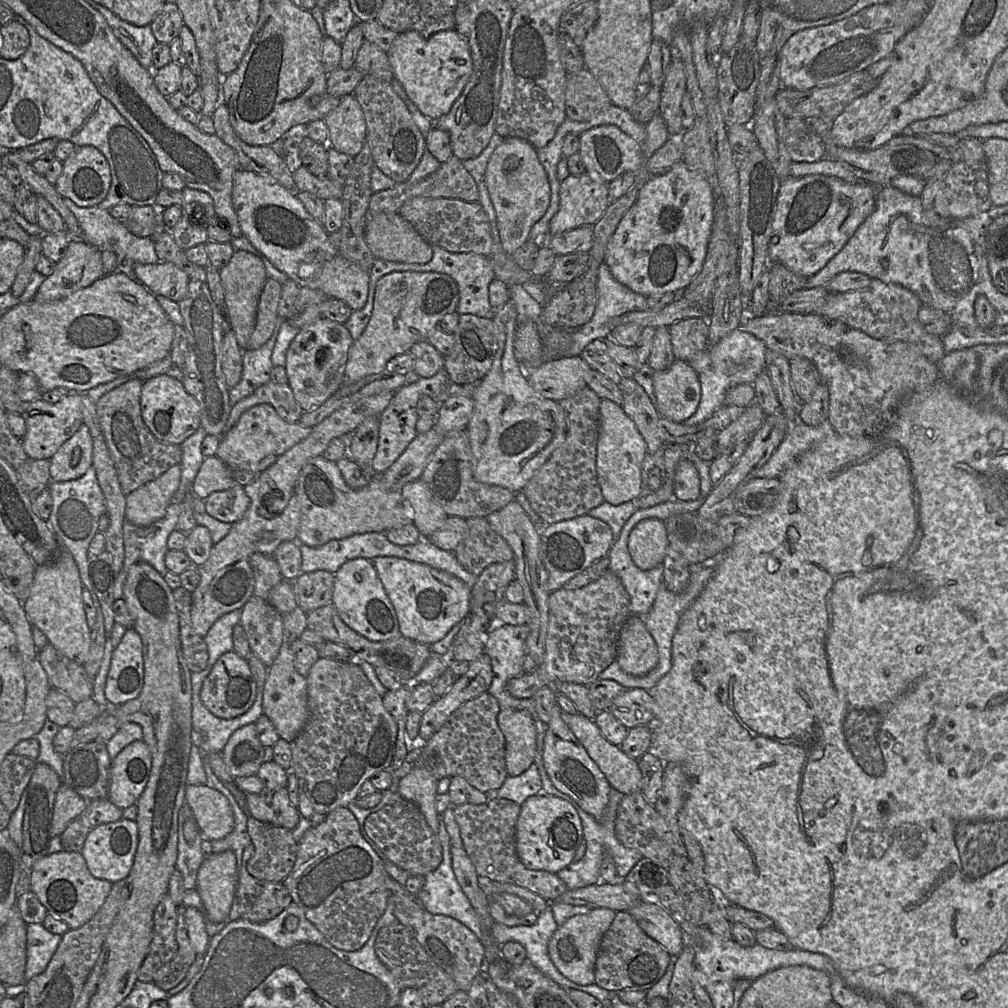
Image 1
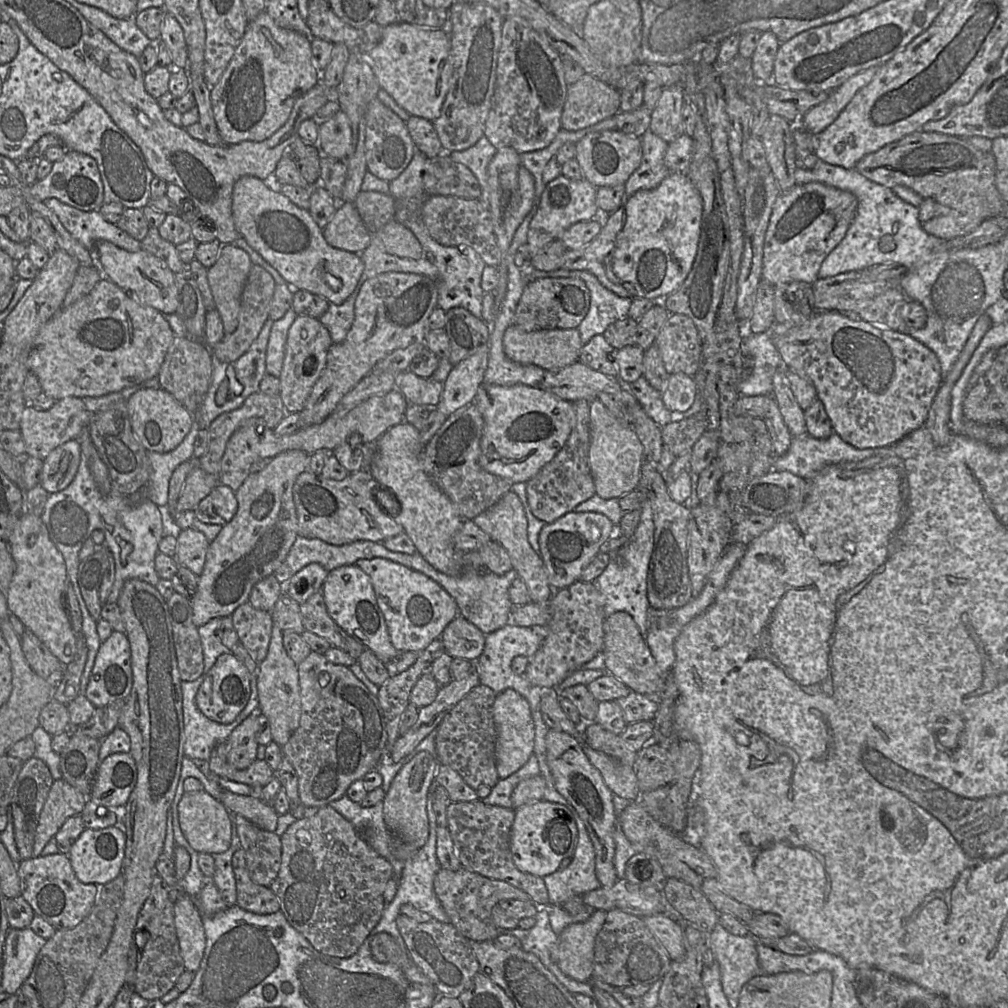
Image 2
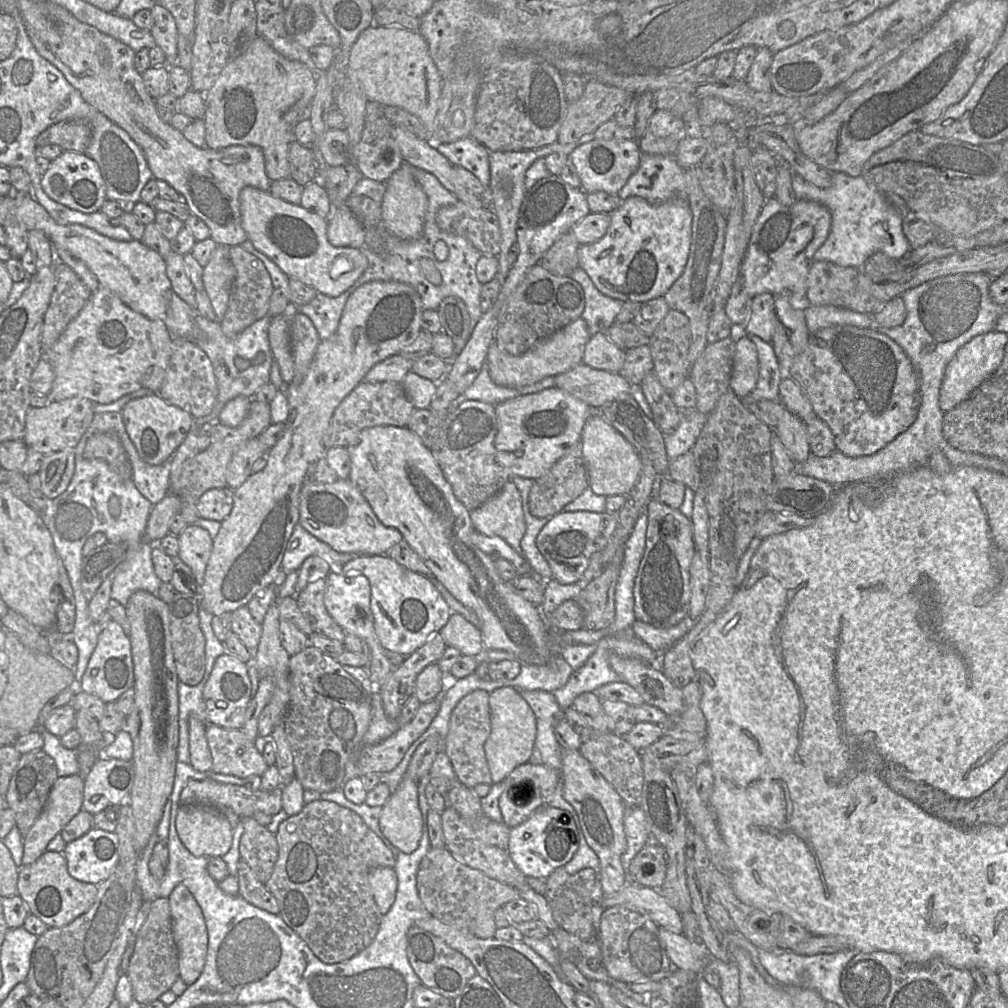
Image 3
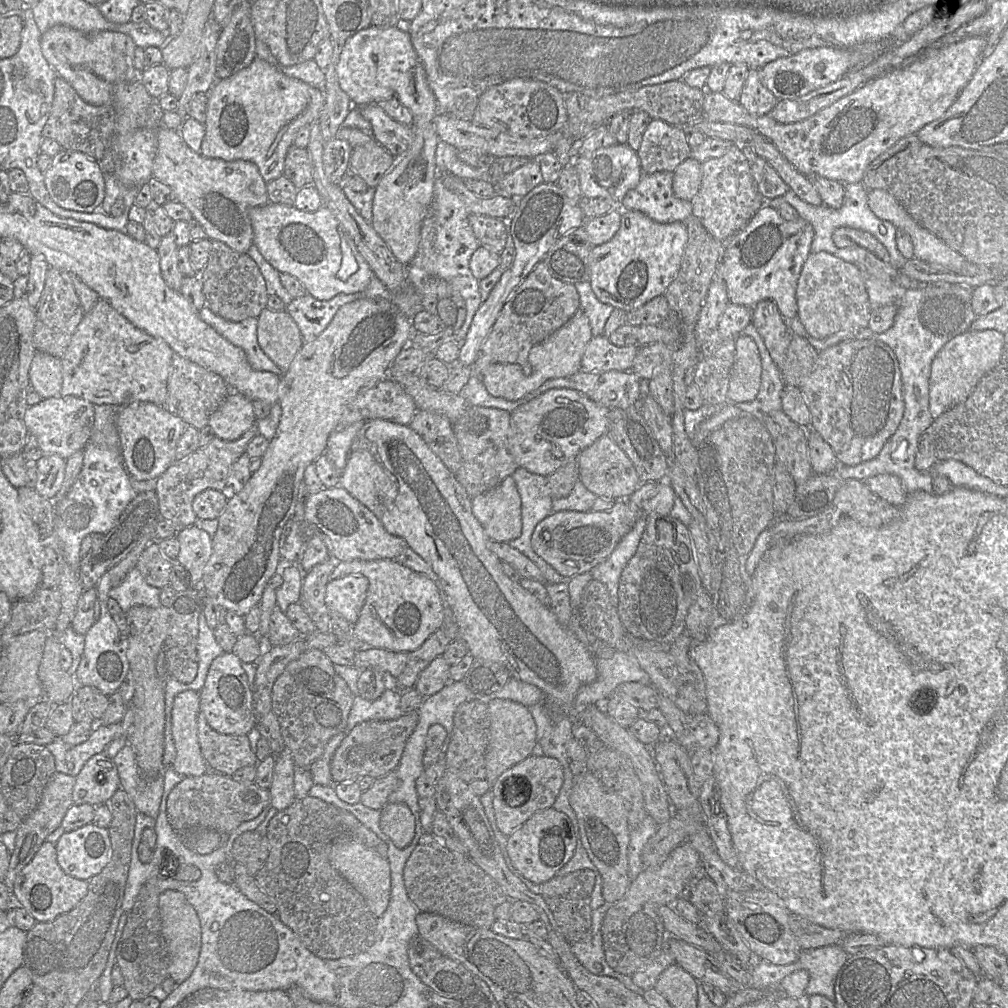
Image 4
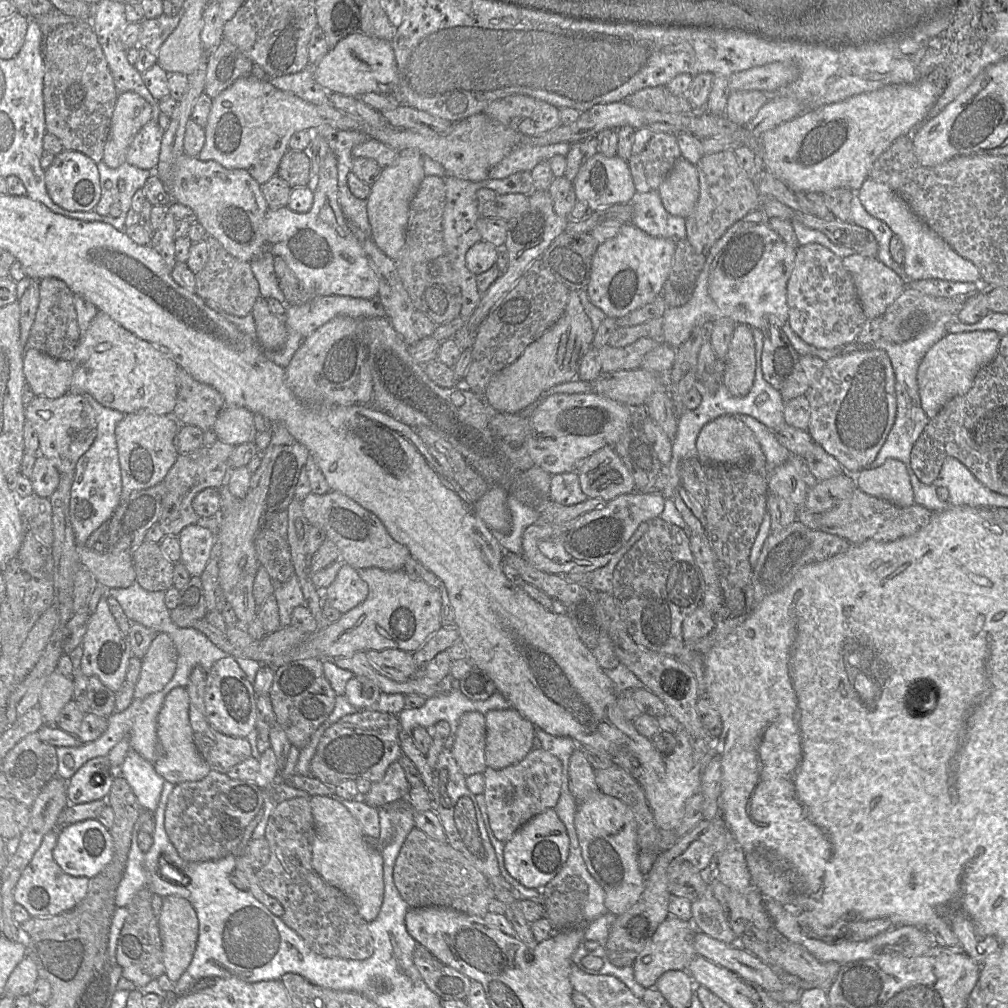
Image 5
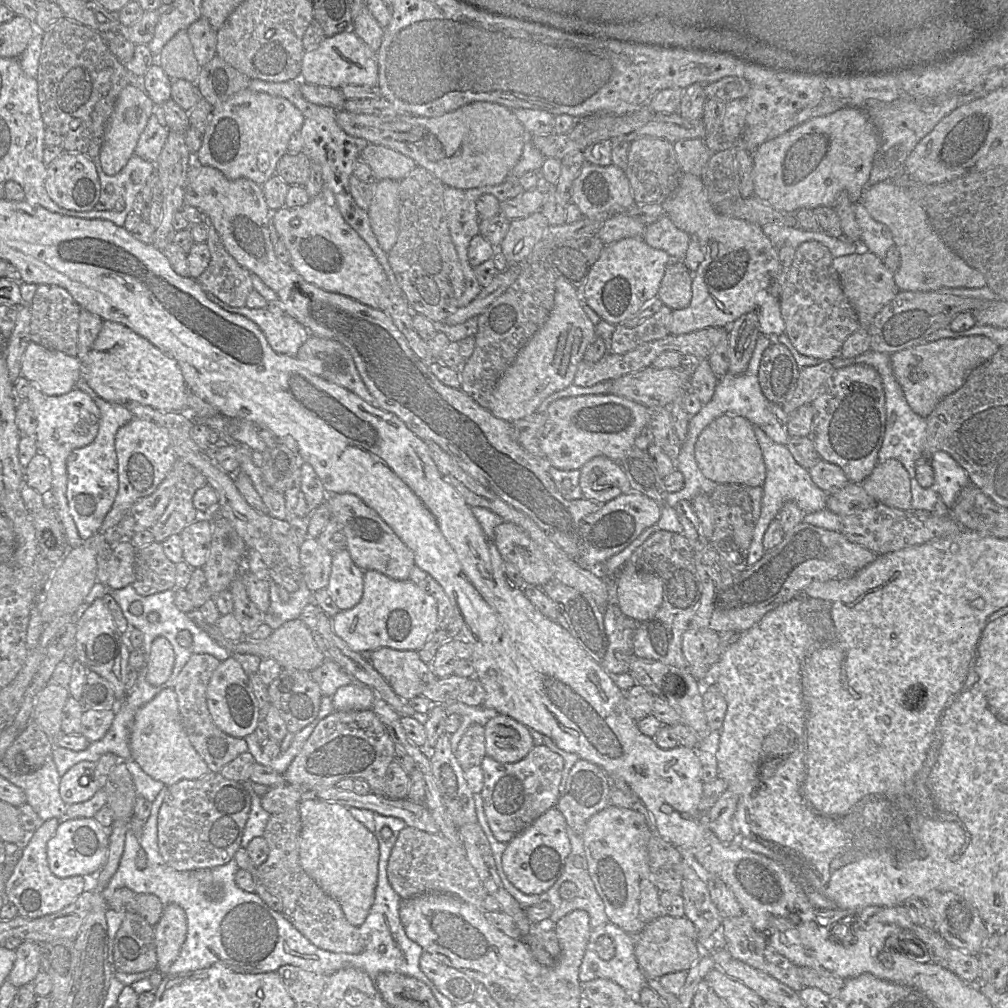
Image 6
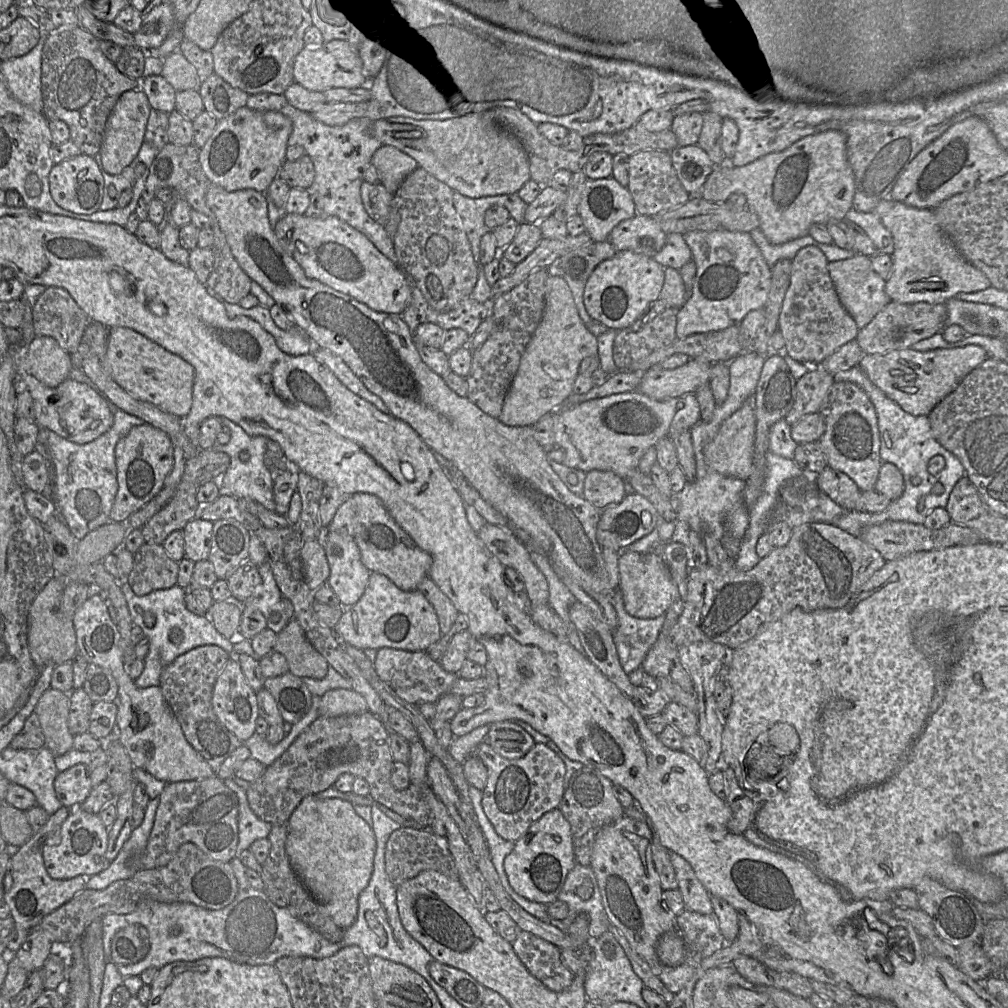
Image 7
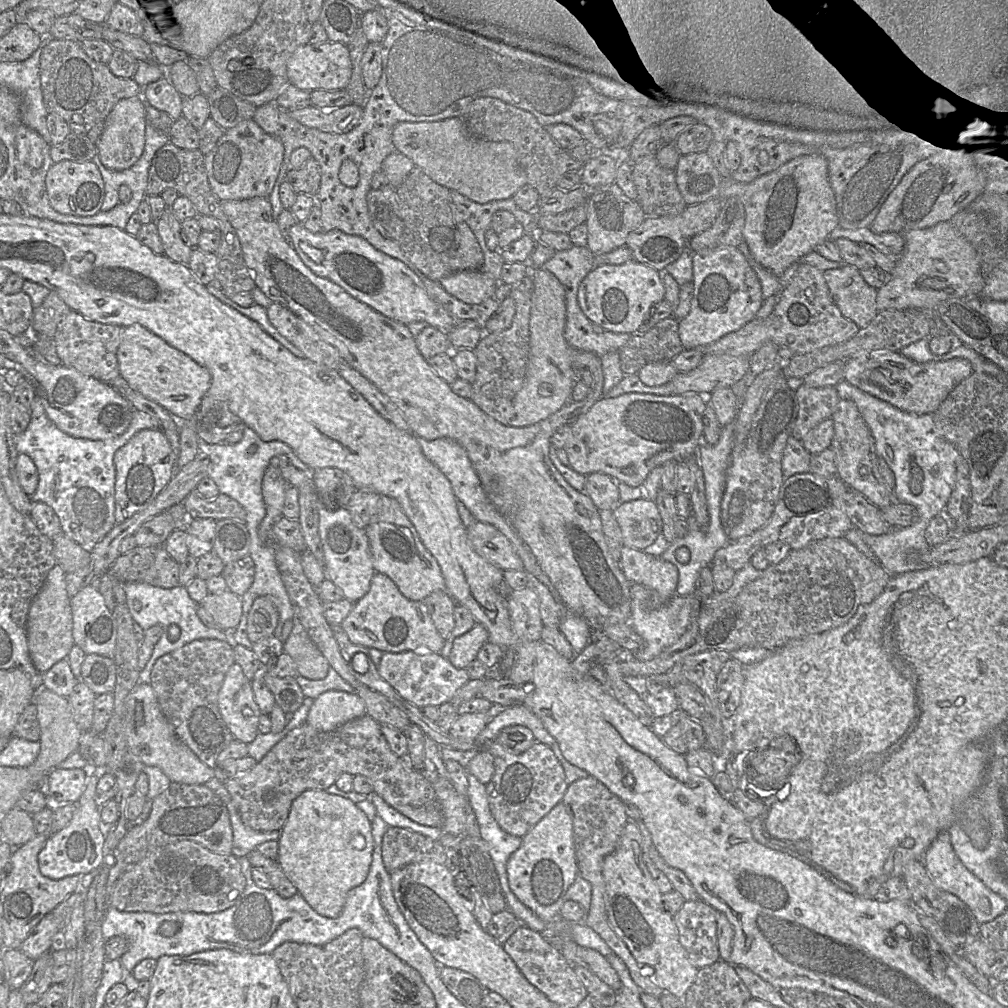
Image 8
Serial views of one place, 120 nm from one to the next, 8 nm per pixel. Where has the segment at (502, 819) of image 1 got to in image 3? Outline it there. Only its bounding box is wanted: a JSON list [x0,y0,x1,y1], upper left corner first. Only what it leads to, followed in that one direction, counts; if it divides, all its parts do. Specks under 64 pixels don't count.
[441,806,526,888]

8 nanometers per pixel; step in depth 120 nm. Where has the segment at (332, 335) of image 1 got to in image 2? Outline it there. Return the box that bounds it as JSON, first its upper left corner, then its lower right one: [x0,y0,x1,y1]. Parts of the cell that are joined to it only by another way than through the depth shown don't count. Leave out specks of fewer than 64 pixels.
[280,315,332,413]

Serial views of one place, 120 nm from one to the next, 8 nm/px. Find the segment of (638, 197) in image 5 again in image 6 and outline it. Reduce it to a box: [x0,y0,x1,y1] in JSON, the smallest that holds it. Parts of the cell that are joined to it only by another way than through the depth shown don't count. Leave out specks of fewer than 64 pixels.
[644,214,690,261]

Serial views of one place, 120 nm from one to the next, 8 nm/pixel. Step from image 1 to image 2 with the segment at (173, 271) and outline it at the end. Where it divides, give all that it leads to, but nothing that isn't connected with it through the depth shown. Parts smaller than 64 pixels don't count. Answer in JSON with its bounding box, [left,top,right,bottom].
[96,241,178,314]

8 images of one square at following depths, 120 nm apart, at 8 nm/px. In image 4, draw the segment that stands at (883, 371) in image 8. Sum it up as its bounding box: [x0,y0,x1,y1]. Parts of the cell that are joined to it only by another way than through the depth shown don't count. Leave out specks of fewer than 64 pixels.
[929,330,1004,419]

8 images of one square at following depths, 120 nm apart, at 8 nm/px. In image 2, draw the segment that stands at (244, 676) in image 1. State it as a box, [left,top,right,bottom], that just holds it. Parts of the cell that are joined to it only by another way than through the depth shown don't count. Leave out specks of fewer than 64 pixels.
[196,652,250,724]

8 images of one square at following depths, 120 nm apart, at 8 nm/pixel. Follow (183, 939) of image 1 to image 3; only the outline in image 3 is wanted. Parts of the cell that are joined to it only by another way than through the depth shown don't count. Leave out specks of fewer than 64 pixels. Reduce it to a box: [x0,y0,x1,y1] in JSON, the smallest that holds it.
[127,898,179,1005]

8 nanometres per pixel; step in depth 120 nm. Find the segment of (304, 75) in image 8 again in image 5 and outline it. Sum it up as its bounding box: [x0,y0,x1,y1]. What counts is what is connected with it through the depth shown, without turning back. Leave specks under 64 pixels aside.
[312,31,404,105]

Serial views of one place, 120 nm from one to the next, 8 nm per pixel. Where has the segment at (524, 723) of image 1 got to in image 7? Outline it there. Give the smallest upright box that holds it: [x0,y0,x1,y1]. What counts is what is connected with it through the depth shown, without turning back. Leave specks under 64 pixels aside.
[486,721,536,760]

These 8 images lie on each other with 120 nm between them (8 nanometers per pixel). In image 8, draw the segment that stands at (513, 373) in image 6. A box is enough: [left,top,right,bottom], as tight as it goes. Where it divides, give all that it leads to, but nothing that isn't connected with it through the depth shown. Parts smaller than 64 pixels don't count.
[508,268,604,427]

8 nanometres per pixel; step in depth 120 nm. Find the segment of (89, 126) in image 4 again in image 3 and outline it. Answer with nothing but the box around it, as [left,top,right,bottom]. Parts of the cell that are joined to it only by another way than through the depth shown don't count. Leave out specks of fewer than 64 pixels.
[37,120,92,153]

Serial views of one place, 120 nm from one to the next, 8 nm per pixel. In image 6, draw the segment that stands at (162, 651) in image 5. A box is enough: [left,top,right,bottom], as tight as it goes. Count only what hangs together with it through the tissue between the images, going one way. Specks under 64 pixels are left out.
[146,636,175,686]

